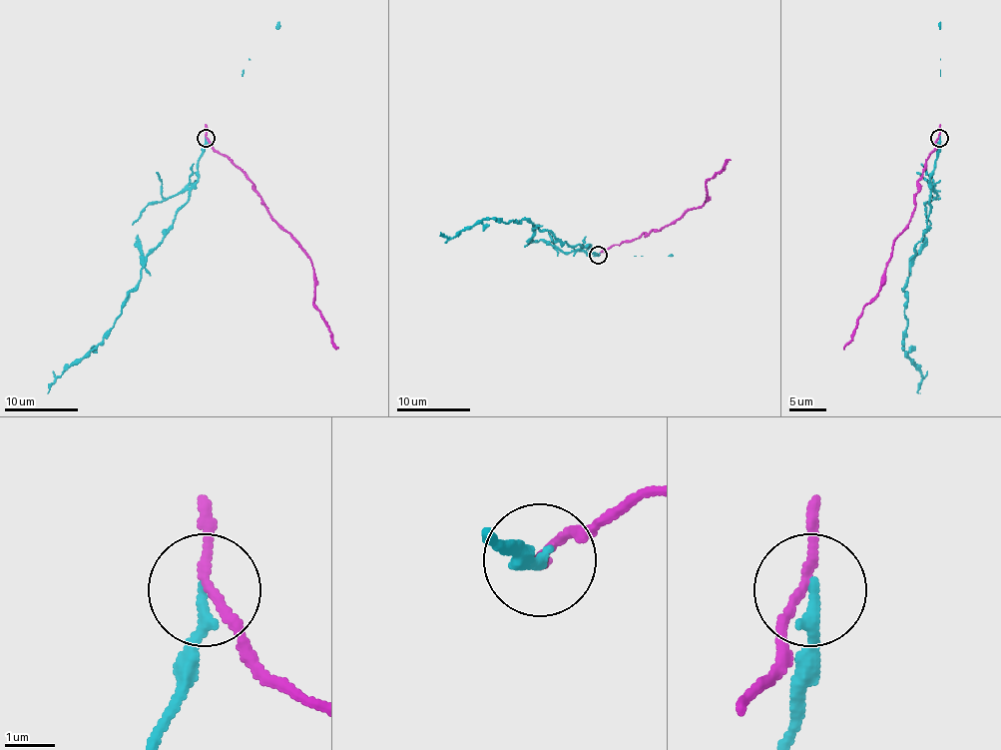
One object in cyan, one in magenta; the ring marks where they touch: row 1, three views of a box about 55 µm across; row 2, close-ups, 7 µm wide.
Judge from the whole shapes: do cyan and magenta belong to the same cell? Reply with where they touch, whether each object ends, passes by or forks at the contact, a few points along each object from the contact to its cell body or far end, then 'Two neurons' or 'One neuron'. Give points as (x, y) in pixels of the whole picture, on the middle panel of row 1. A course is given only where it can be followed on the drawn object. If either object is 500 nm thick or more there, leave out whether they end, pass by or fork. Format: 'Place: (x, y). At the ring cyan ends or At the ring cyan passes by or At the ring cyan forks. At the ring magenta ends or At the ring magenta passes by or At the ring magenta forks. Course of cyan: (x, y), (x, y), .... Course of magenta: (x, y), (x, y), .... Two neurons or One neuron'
Place: (598, 255). At the ring cyan ends. At the ring magenta passes by. Course of cyan: (597, 256), (590, 246), (572, 246), (524, 220), (498, 222), (481, 219), (453, 237), (439, 235). Course of magenta: (597, 256), (614, 244), (631, 243), (642, 233), (658, 232), (703, 204), (706, 182), (729, 160). Two neurons

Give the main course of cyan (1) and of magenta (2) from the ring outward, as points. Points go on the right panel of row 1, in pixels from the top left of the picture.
1: (940, 137), (927, 230), (916, 246), (904, 291), (906, 337), (903, 350), (921, 374), (919, 393)
2: (940, 137), (917, 182), (916, 209), (893, 243), (884, 283), (866, 305), (853, 339), (844, 350)

